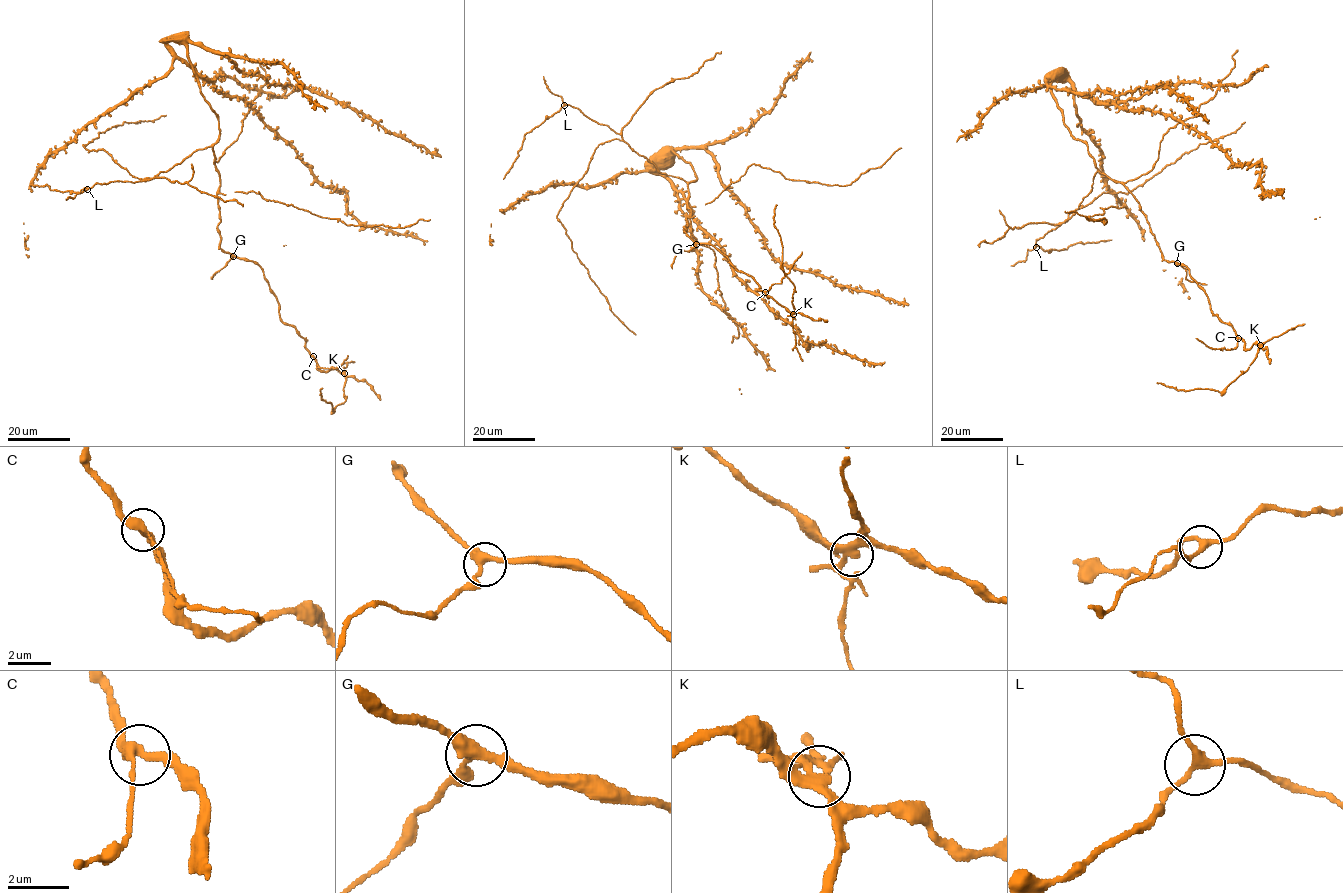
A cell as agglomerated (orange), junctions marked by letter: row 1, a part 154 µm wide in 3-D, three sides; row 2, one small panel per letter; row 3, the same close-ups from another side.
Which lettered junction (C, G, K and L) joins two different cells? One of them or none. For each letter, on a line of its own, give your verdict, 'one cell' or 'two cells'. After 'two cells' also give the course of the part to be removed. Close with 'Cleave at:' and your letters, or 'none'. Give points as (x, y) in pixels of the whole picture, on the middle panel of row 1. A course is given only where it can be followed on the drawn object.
C: one cell
G: one cell
K: two cells; course (793, 313), (795, 346), (802, 361)
L: one cell
Cleave at: K

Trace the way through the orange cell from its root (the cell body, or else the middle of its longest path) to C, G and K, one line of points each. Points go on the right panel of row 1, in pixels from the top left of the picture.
C: (1080, 140), (1095, 166), (1120, 181), (1139, 204), (1162, 258), (1187, 267), (1211, 312), (1238, 338)
G: (1080, 140), (1087, 145), (1095, 166), (1111, 179), (1120, 181), (1139, 204), (1162, 258), (1177, 263)
K: (1080, 140), (1095, 166), (1139, 204), (1162, 258), (1187, 267), (1211, 312), (1244, 348), (1260, 345)

